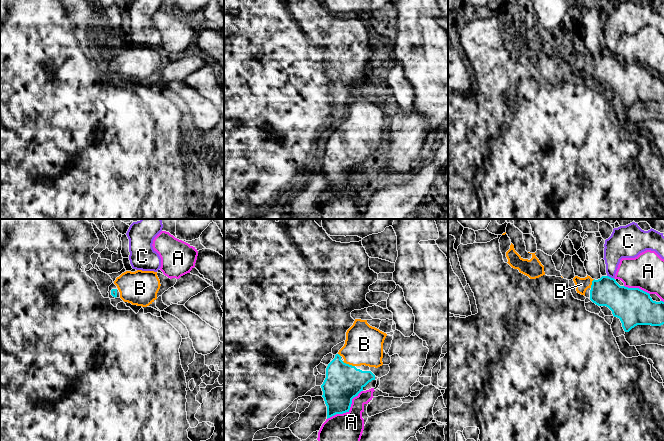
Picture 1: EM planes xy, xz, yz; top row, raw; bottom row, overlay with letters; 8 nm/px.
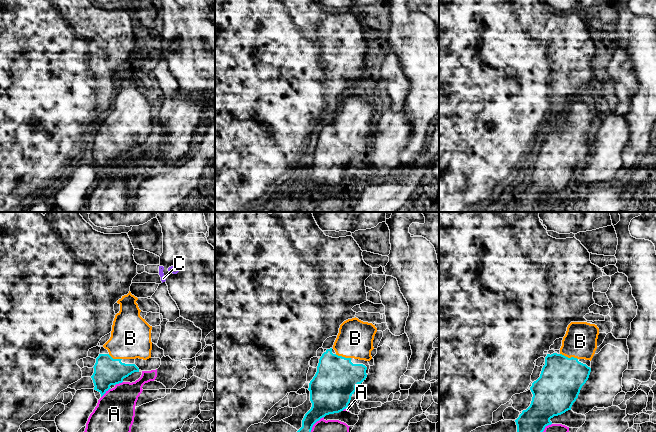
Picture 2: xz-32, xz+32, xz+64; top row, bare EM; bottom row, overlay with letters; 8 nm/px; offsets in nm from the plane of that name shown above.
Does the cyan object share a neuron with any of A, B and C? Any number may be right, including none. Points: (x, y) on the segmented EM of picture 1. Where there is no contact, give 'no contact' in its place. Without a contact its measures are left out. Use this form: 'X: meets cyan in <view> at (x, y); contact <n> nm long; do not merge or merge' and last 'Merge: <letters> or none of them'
A: meets cyan in xz at (348, 410); contact 380 nm long; do not merge
B: meets cyan in xz at (348, 364); contact 110 nm long; merge
C: meets cyan in yz at (610, 277); contact 60 nm long; do not merge
Merge: B

